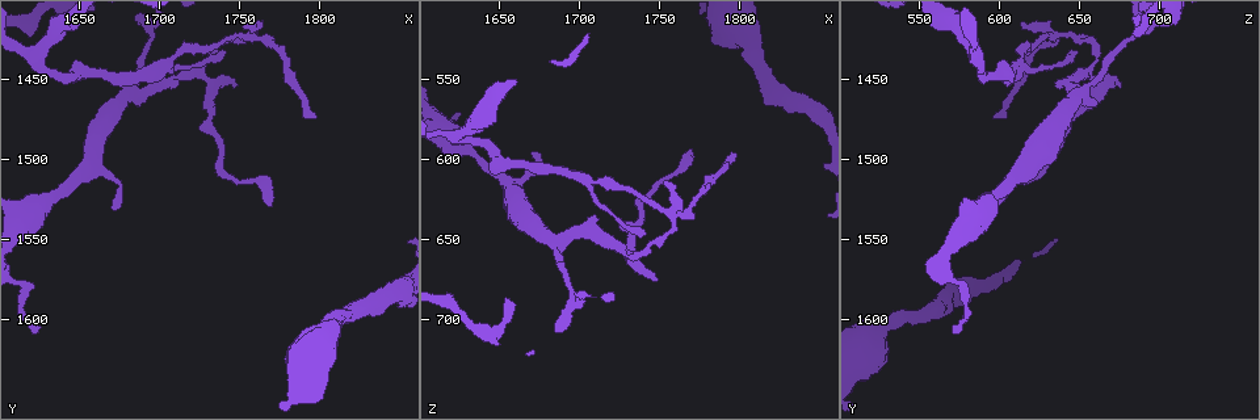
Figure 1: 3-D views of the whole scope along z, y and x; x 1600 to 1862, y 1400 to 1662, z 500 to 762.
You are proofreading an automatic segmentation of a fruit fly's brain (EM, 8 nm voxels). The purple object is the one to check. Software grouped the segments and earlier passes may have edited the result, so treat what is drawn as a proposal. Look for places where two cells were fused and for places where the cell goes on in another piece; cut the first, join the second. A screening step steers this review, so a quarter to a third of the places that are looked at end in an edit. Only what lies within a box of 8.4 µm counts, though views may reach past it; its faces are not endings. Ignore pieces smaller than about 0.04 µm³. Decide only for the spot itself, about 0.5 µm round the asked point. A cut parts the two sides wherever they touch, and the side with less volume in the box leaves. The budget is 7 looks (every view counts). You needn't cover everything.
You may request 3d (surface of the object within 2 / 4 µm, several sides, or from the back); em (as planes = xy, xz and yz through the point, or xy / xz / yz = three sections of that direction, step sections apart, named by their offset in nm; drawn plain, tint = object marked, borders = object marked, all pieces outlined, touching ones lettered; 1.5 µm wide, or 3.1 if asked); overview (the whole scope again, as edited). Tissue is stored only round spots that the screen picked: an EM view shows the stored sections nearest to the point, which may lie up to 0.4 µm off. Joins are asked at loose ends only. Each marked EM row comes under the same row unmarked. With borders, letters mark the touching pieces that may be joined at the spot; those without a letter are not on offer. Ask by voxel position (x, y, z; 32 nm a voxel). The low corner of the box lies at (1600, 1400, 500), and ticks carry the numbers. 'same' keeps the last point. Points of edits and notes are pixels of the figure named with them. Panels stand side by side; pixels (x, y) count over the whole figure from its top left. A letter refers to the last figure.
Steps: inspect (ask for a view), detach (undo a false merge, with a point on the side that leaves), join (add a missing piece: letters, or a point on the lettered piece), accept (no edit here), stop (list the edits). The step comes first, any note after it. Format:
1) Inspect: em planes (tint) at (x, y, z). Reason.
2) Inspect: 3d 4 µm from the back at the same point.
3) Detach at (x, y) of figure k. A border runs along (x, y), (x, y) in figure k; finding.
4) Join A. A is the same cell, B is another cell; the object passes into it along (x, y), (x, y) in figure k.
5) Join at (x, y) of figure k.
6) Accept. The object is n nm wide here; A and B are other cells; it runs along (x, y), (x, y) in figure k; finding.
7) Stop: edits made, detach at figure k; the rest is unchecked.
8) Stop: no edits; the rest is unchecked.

Inspect: 3d 4 µm at (1770, 1530, 596).

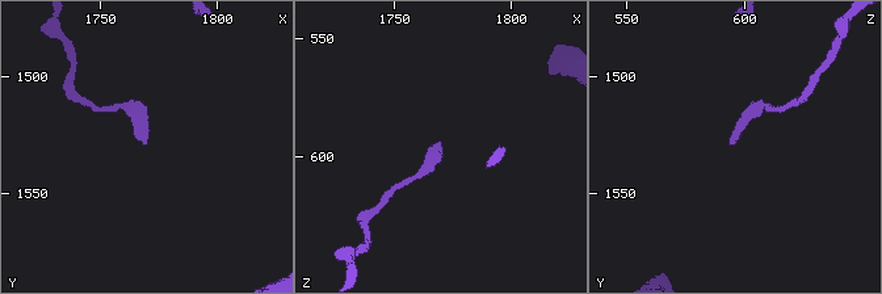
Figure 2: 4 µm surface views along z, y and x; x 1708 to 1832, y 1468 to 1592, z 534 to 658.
Inspect: em planes (borders) at (1770, 1529, 594).

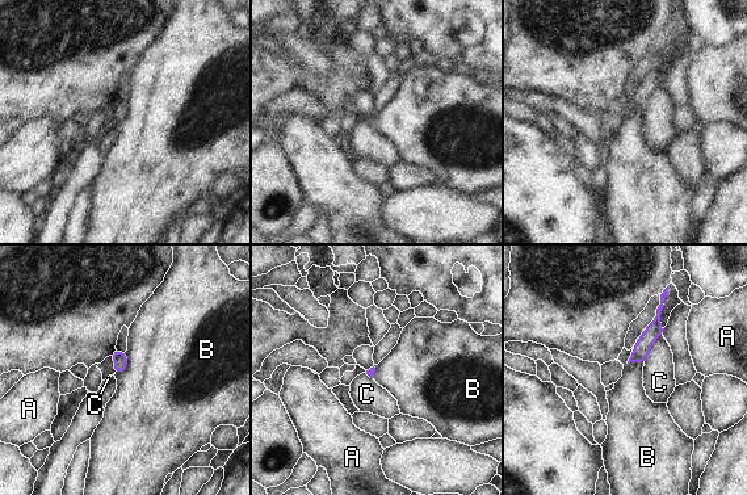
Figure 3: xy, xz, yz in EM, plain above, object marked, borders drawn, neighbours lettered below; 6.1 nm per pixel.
Accept. The longest contact is with C, 200 nm; A, B and C are other cells; it runs along (657, 322), (653, 332), (633, 359) in figure 3; none of them fits.

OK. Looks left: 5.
Inspect: em planes (borders) at (1796, 1474, 596). Free end.

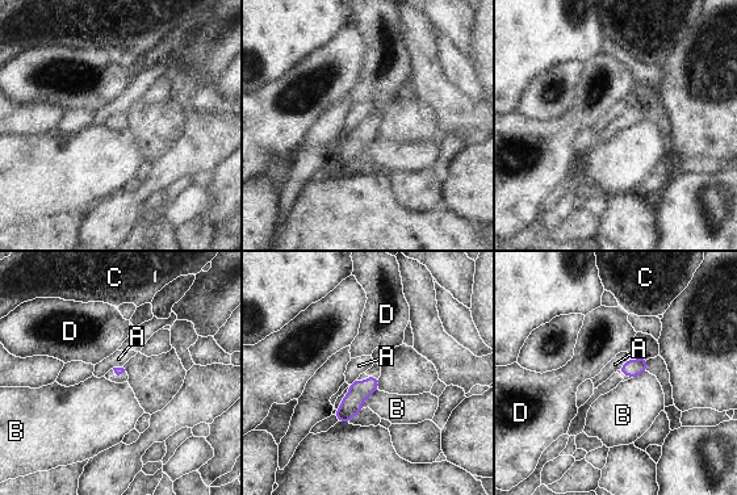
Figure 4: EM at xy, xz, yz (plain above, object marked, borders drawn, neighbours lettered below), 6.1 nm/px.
Accept. A, B, C and D are other cells; a border runs along (377, 387), (359, 408) in figure 4; no lettered piece goes on from it.

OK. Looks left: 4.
Inspect: em planes (borders) at (1756, 1422, 636). Sharp bend.

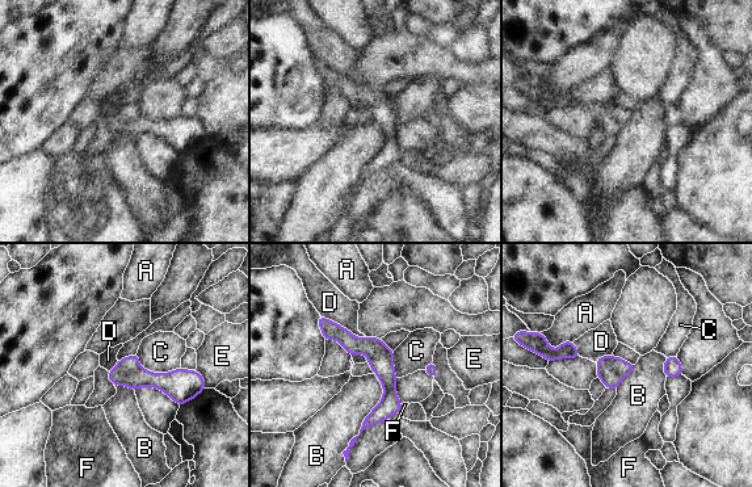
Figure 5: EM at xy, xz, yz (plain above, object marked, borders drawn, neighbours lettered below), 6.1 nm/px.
Detach at (612, 380) of figure 5. The longest contact is with B, 550 nm; A, B, C, D, E and F are other cells; a border runs along (597, 364), (612, 368), (622, 377) in figure 5; a second cell is stuck on.

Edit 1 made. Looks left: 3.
Stop: edits made, detach at figure 5; the rest is unchecked.

